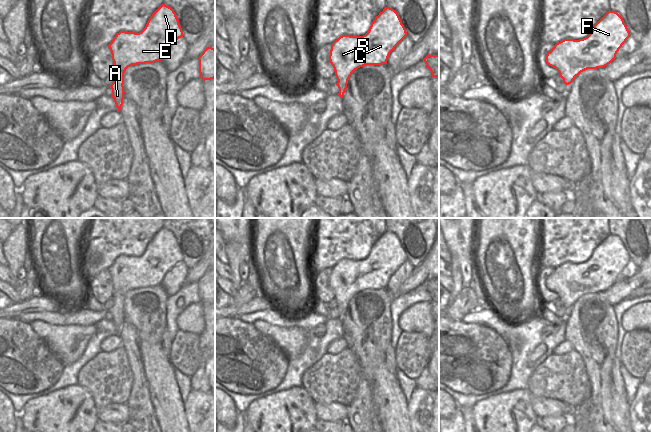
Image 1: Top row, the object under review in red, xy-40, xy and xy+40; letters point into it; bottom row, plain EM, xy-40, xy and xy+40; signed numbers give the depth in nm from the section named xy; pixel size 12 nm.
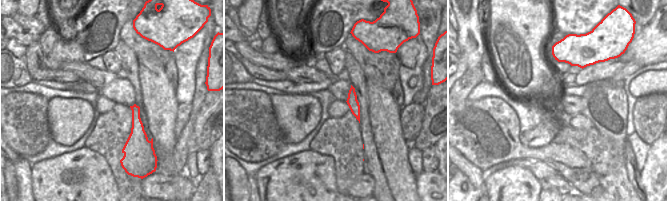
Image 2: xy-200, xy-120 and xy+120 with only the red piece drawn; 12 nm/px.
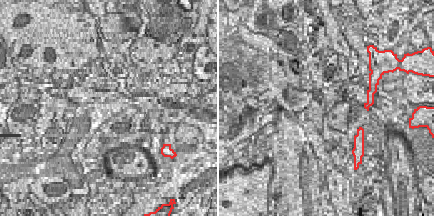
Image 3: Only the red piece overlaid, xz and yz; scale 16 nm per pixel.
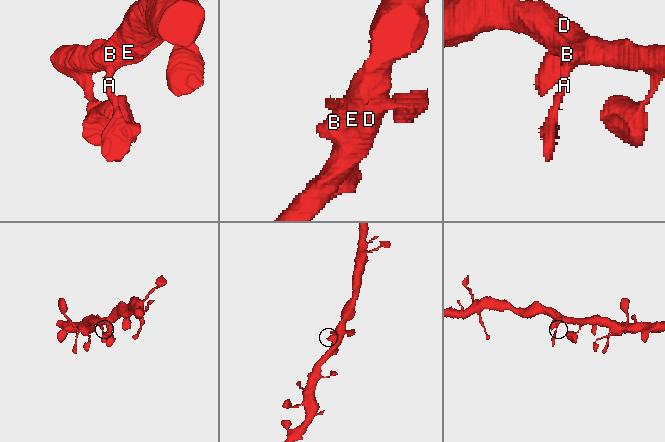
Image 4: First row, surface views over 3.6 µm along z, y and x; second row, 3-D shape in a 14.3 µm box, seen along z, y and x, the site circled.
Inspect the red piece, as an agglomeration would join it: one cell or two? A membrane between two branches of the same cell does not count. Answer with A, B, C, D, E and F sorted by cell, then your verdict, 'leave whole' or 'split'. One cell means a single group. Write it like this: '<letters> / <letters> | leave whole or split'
A B C D E F | leave whole

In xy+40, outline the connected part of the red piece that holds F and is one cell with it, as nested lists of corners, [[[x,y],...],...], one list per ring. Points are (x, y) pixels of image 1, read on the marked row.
[[[609,10],[587,37],[556,43],[547,53],[546,63],[559,72],[564,84],[569,85],[581,72],[603,68],[615,60],[617,52],[630,36],[623,18]]]

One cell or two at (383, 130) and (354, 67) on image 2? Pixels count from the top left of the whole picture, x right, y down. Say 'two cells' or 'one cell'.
two cells

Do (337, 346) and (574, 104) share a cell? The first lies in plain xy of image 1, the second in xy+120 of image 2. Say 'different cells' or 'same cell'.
different cells

